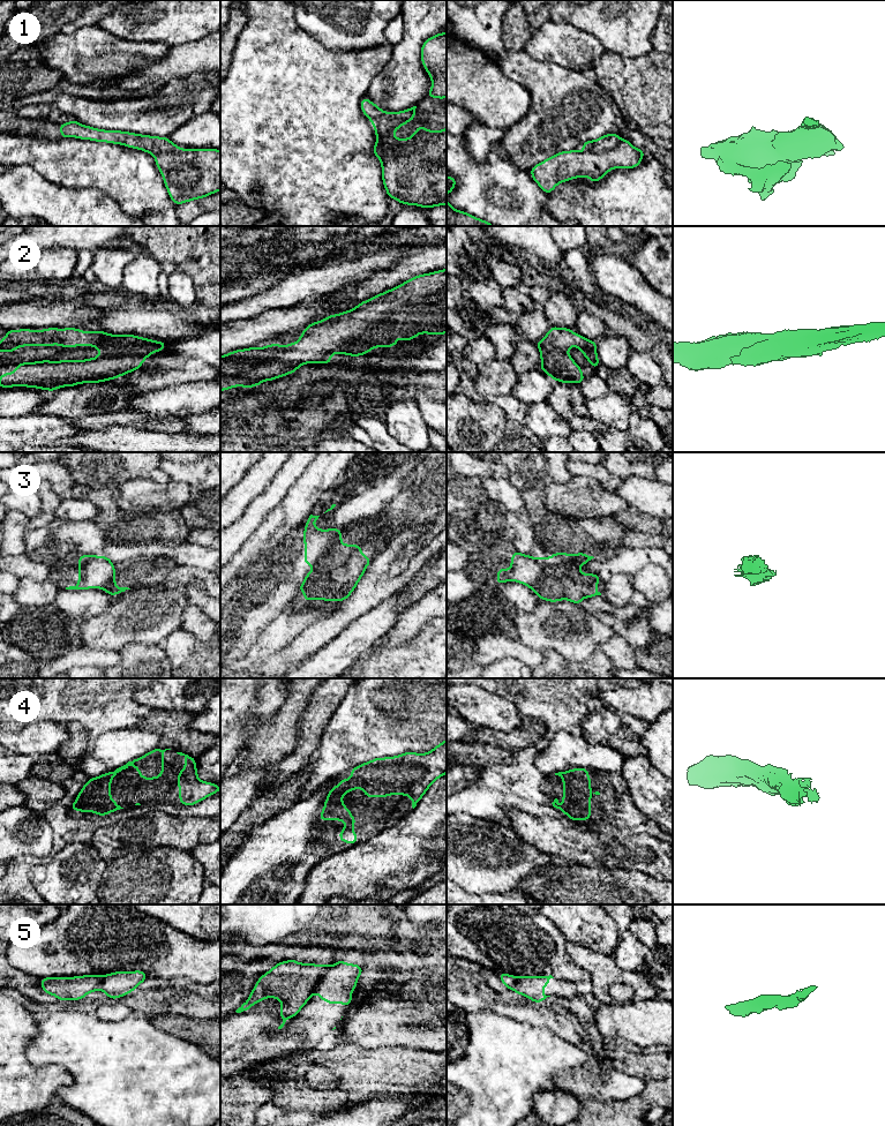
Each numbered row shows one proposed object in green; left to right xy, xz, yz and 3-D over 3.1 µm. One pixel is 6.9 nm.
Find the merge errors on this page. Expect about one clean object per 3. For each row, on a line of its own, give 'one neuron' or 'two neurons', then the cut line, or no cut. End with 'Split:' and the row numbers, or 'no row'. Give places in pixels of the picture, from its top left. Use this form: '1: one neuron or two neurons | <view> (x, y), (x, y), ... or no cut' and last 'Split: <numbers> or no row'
1: two neurons | yz (622, 139), (608, 150), (584, 151)
2: one neuron | no cut
3: two neurons | xz (340, 532), (314, 565)
4: one neuron | no cut
5: two neurons | xz (330, 967), (313, 991)
Split: 1, 3, 5

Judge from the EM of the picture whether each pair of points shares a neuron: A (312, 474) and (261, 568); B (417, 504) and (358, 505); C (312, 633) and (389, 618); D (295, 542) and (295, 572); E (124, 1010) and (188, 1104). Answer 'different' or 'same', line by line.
A: different
B: different
C: different
D: same
E: different

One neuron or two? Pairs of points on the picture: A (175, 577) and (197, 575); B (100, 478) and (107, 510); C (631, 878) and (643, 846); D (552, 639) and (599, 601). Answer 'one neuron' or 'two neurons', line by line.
A: one neuron
B: two neurons
C: two neurons
D: two neurons

